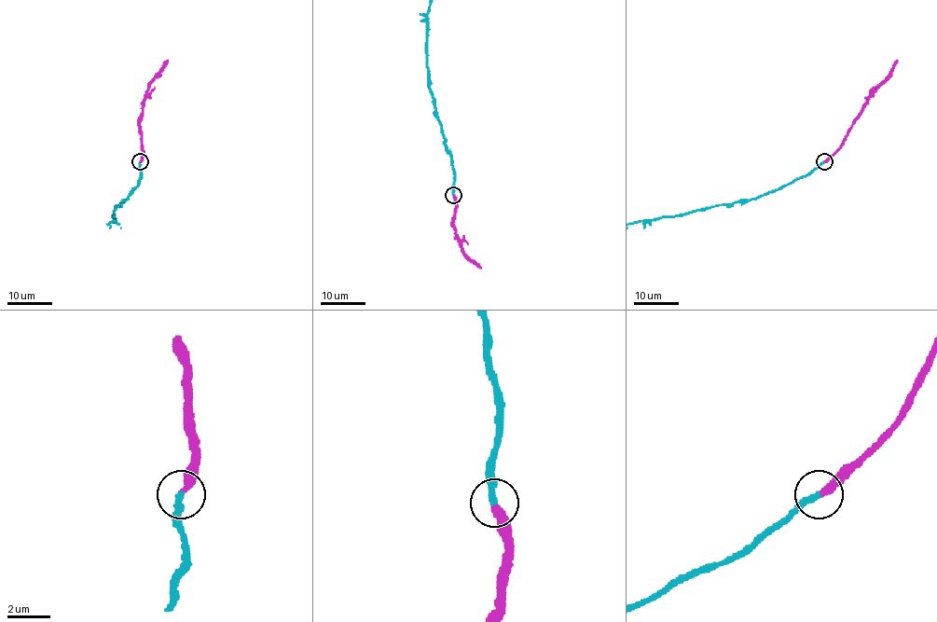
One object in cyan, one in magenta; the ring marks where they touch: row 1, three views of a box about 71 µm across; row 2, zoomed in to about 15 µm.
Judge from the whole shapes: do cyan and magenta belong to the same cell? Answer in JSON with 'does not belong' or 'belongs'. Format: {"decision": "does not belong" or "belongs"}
{"decision": "belongs"}

